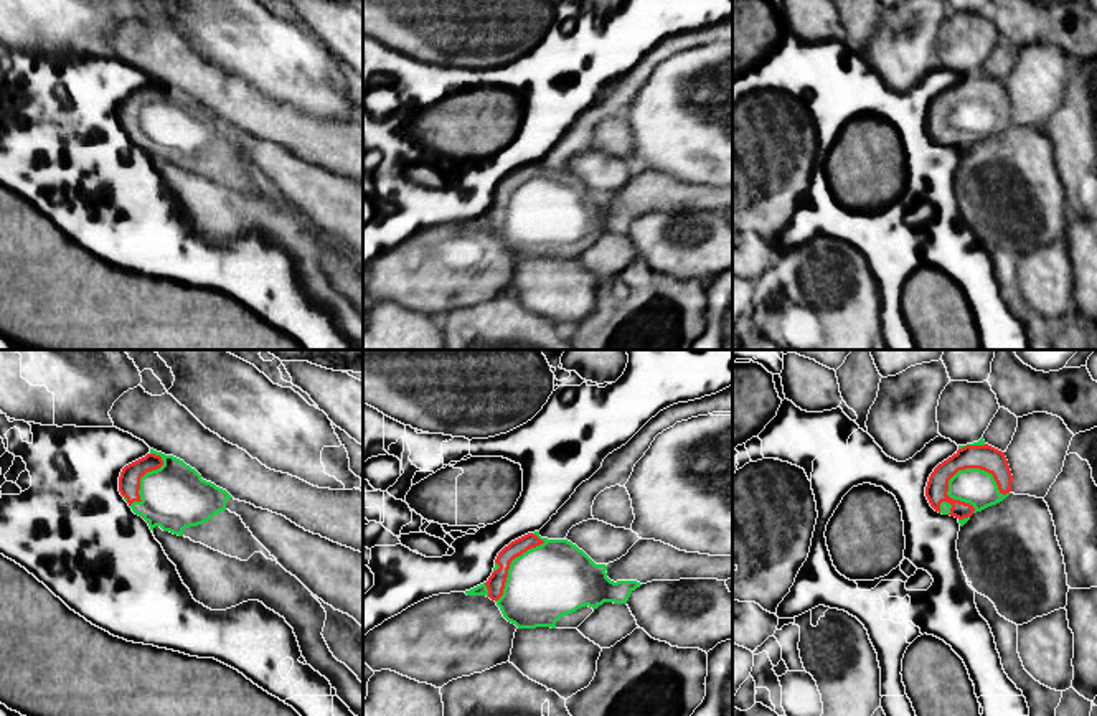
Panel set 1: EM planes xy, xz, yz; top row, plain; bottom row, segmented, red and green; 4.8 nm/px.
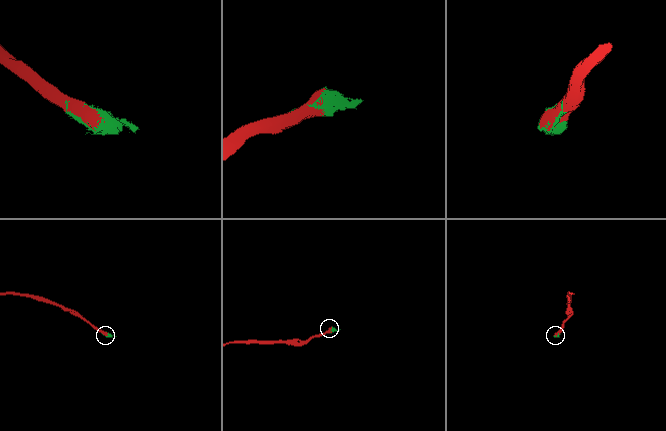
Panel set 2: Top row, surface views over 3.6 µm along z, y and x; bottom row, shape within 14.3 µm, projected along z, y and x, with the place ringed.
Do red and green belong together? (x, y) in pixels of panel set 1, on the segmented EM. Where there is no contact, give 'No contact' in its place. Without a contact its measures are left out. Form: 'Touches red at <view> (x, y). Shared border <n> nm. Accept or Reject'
Touches red at yz (977, 467). Shared border 320 nm. Accept

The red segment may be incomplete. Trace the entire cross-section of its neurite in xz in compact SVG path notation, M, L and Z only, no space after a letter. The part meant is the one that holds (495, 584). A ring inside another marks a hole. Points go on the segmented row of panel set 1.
M534 531L505 546L488 581L465 594L490 597L518 629L577 629L599 605L627 604L630 594L642 586L637 581L614 582L605 571L605 564L596 564L571 541L541 538L539 531Z

